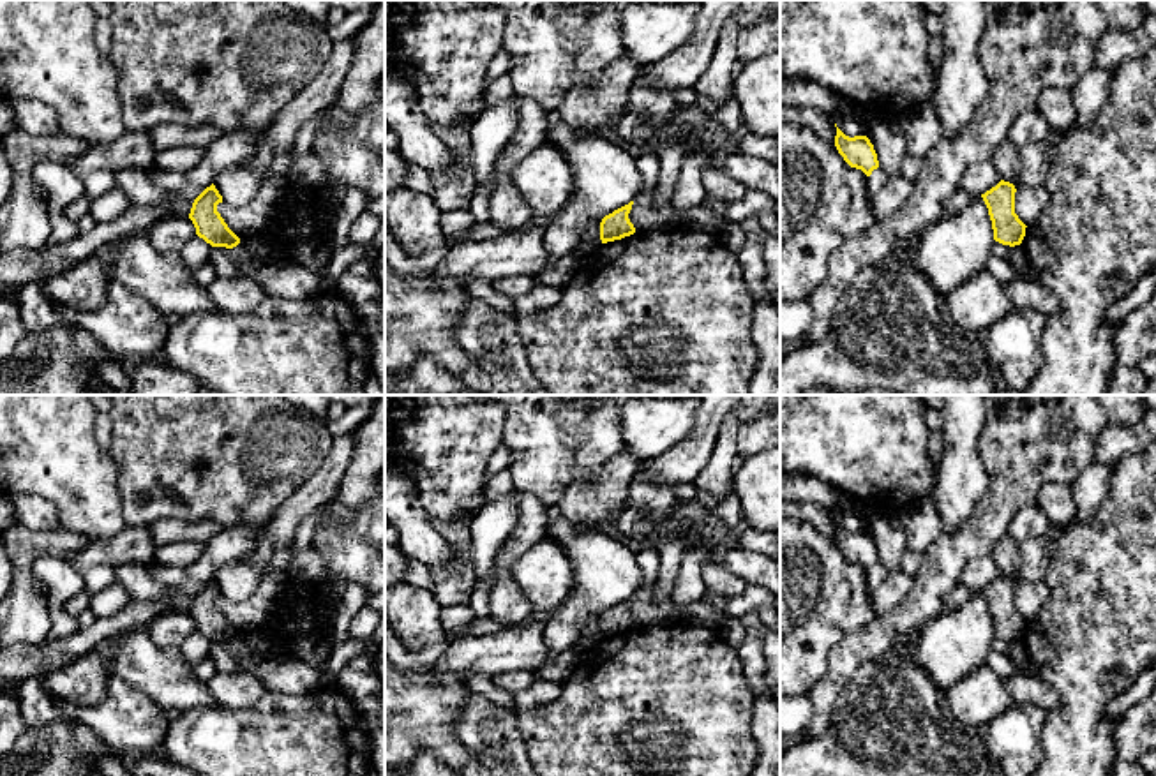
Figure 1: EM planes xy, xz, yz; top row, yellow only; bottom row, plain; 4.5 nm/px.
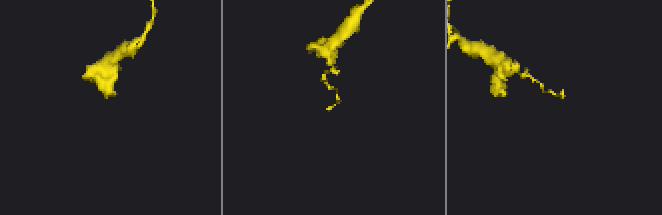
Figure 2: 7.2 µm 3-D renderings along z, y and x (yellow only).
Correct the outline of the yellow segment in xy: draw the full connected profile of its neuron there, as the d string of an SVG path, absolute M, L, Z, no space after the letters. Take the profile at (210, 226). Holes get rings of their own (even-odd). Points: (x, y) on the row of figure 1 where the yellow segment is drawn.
M212 183L192 203L189 219L196 228L196 235L212 247L233 249L240 243L240 238L228 228L217 205L222 203L222 196Z

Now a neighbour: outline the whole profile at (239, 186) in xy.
M244 166L229 168L214 180L215 189L228 206L245 206L259 192L263 176L258 176Z

